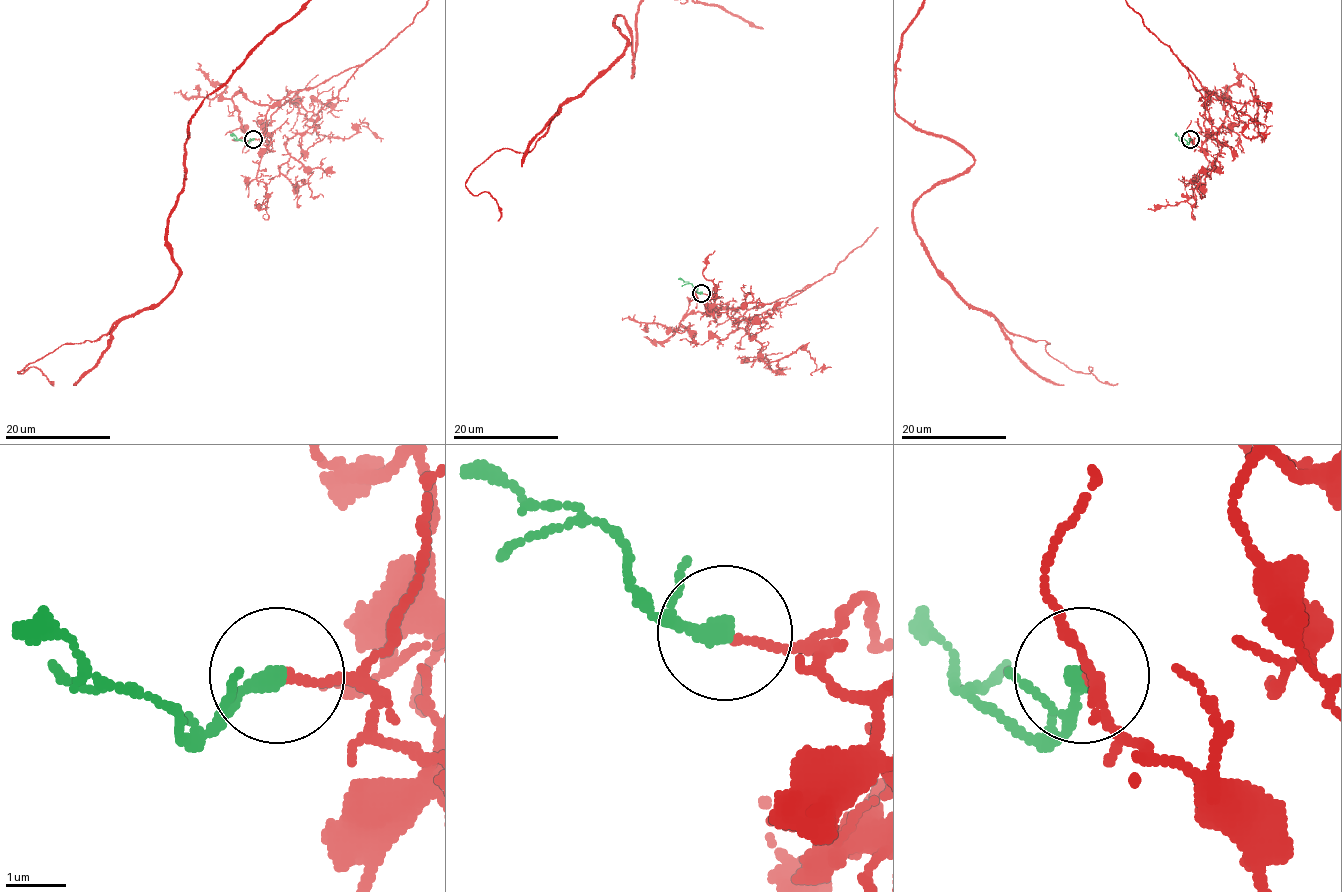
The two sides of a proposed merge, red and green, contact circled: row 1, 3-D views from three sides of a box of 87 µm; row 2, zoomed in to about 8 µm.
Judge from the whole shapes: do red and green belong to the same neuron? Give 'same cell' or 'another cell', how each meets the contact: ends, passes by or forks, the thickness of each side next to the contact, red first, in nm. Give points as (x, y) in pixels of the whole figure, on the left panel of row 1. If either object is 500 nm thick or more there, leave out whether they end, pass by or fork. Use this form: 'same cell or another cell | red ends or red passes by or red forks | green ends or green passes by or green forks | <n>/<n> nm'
same cell | red ends | green ends | 130/320 nm

